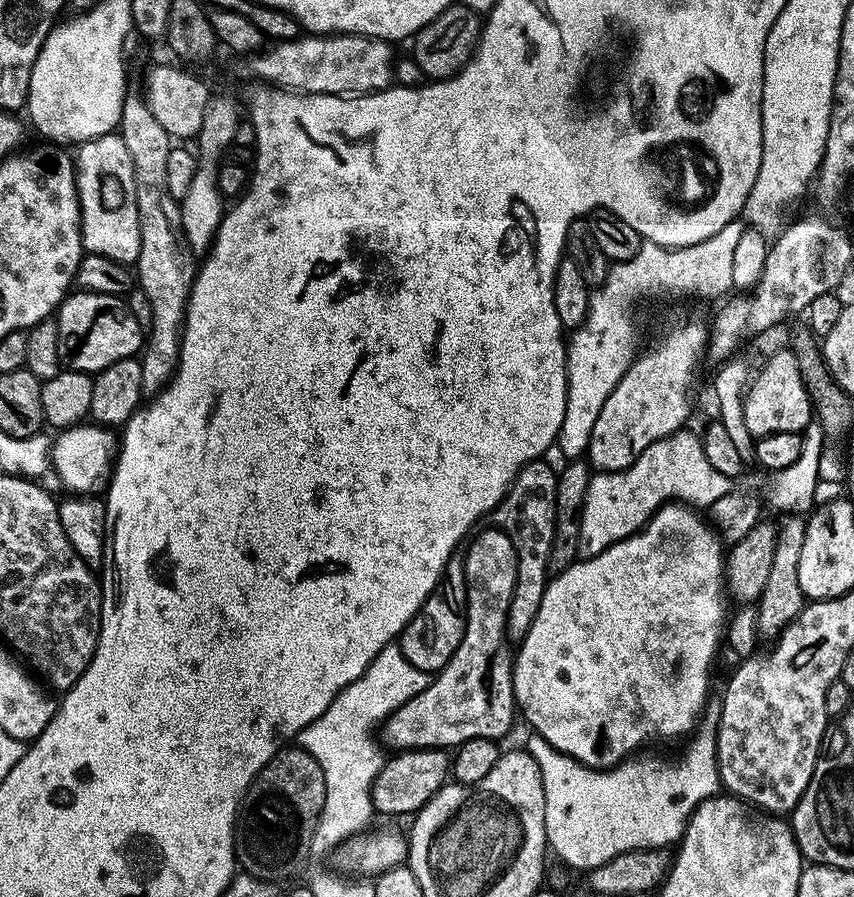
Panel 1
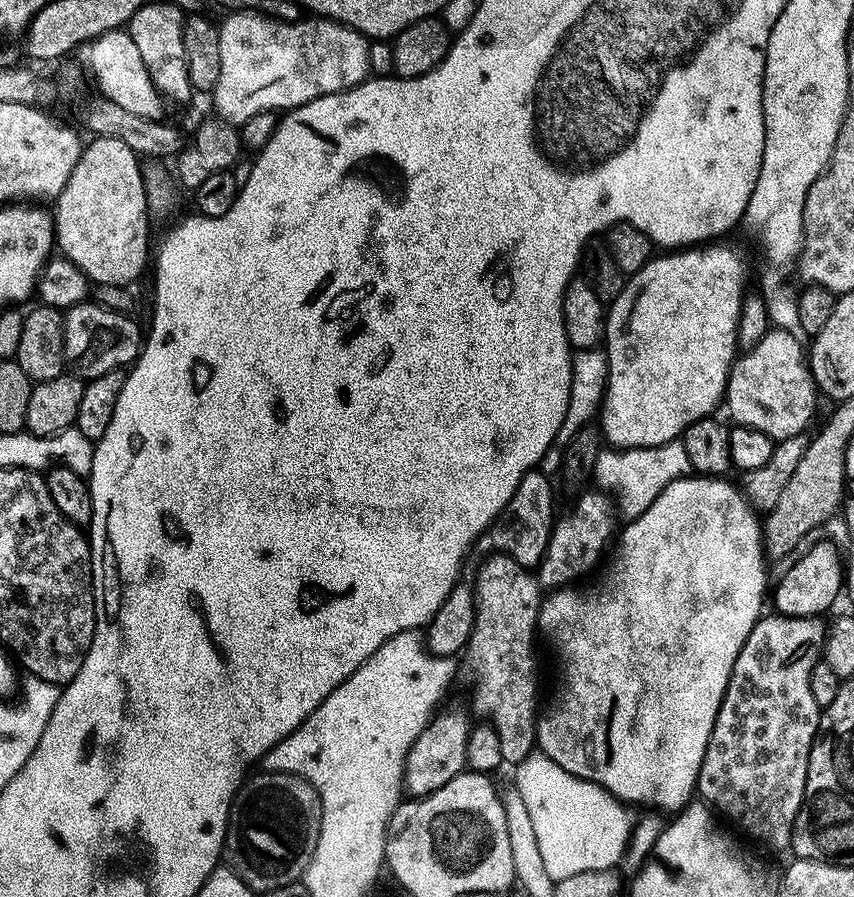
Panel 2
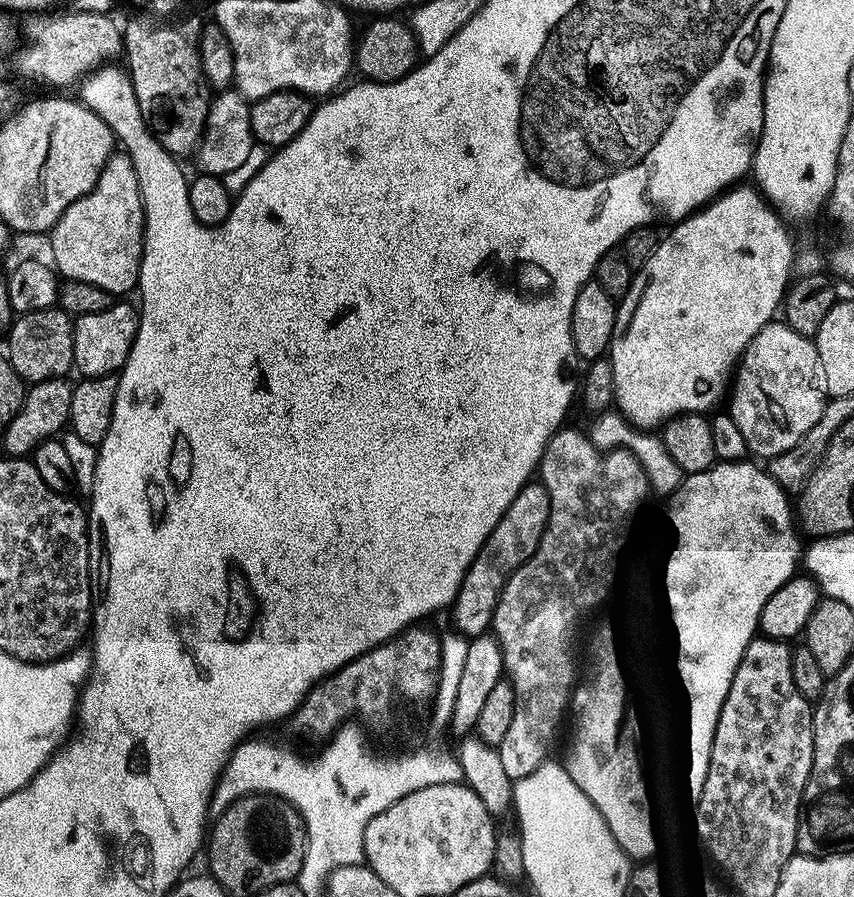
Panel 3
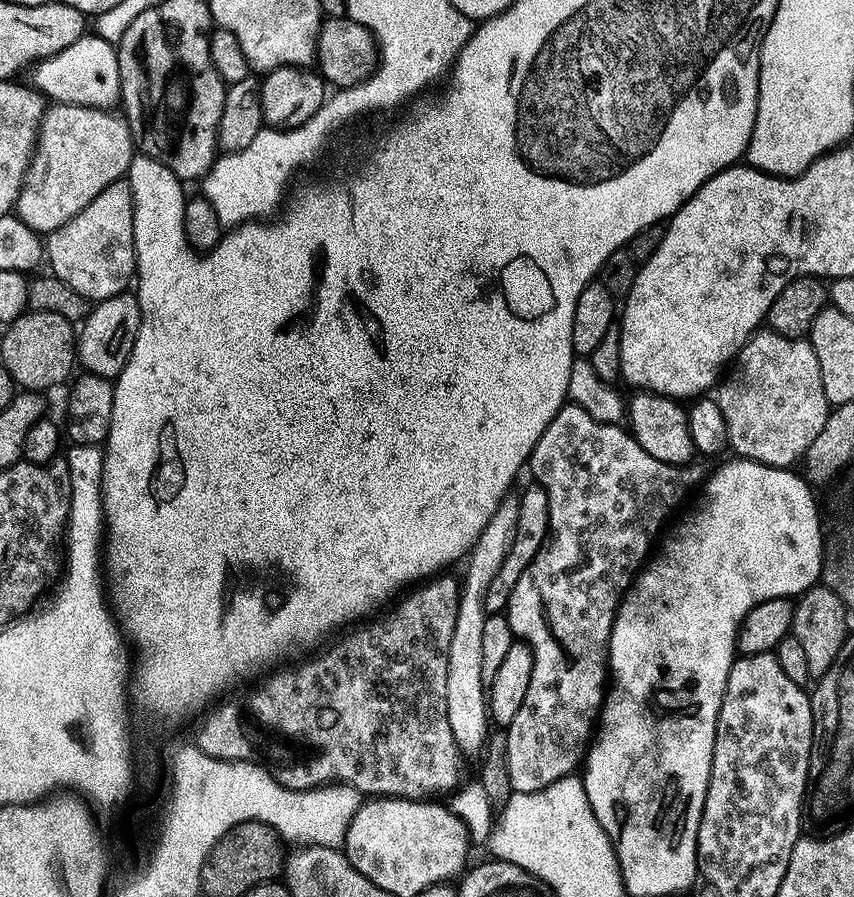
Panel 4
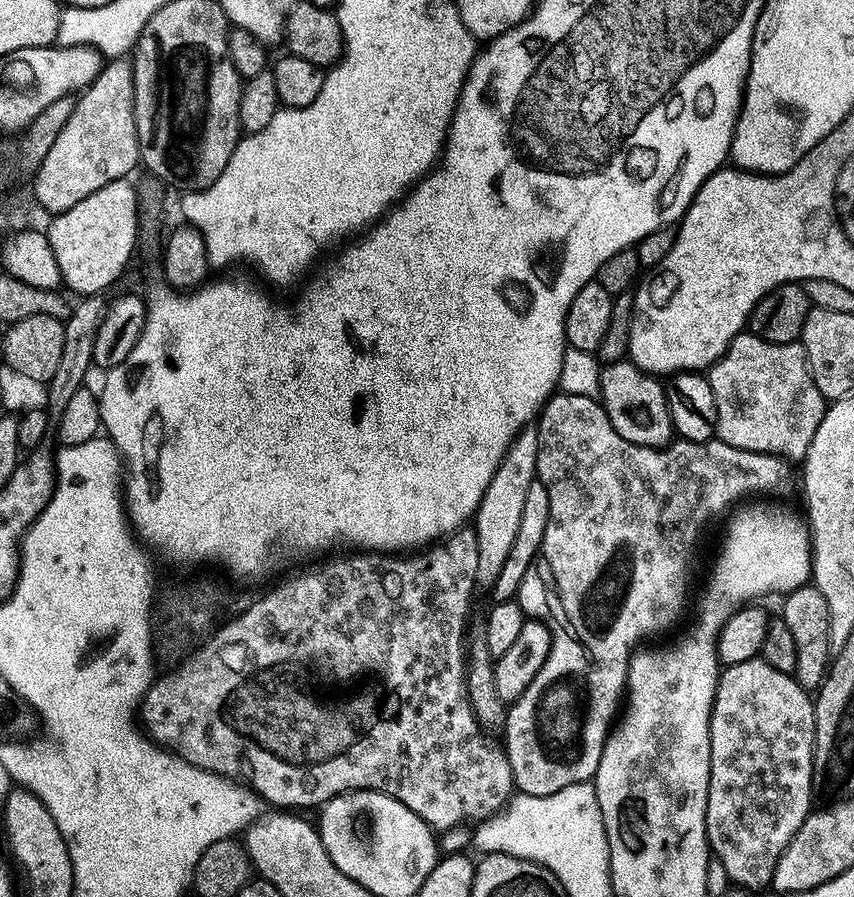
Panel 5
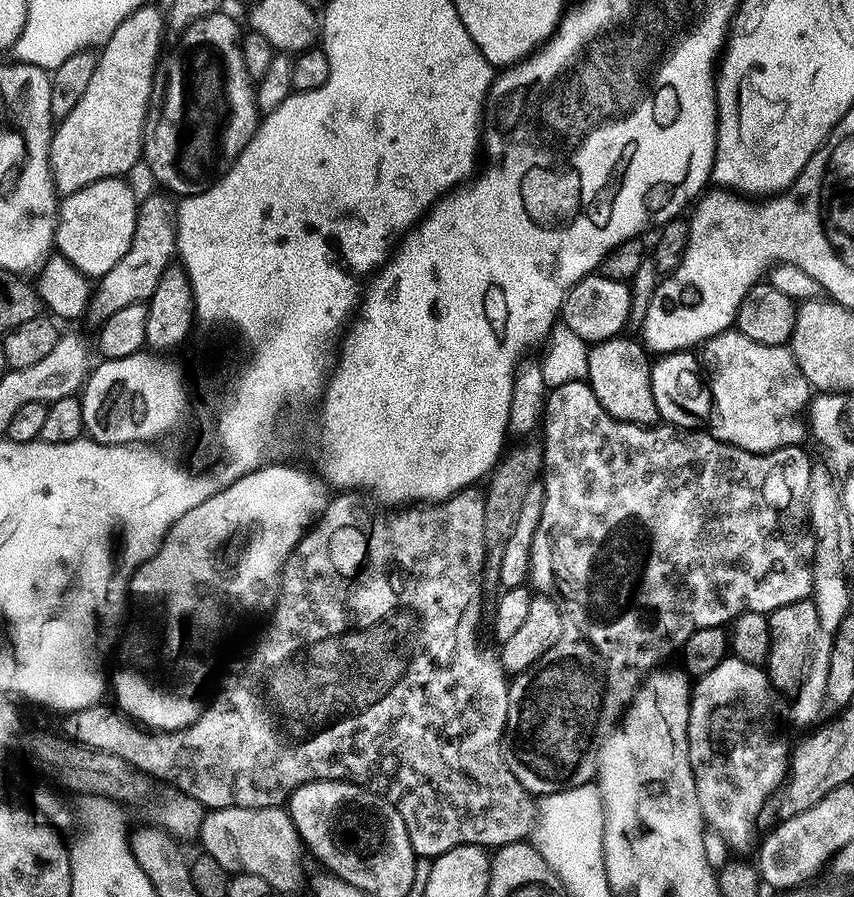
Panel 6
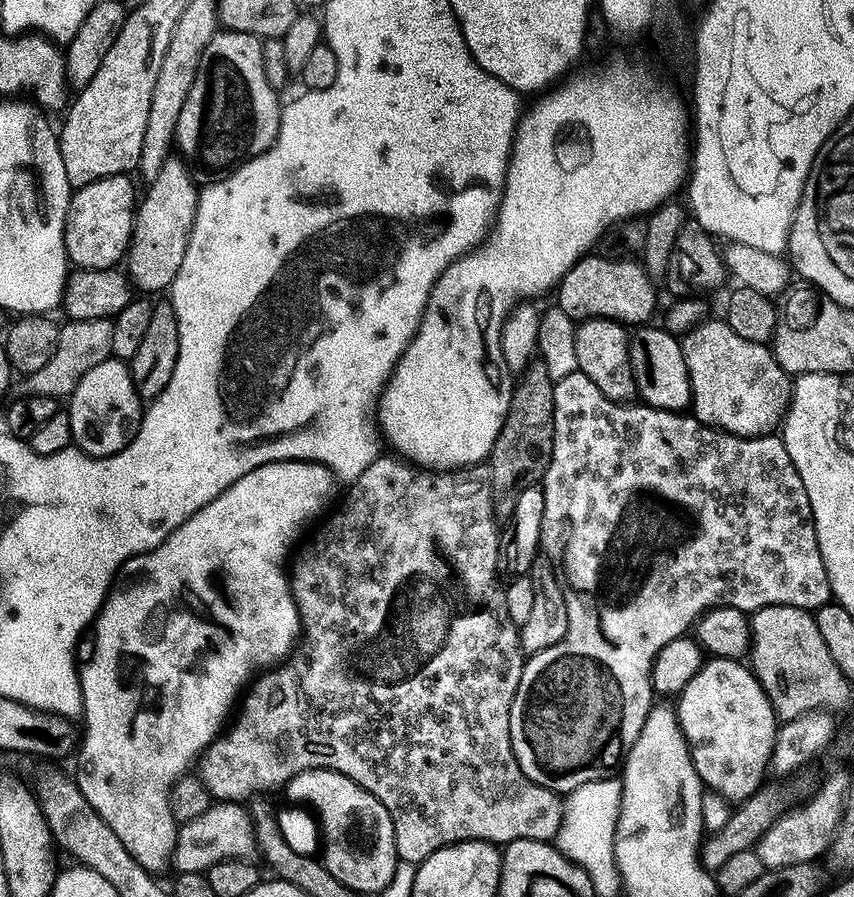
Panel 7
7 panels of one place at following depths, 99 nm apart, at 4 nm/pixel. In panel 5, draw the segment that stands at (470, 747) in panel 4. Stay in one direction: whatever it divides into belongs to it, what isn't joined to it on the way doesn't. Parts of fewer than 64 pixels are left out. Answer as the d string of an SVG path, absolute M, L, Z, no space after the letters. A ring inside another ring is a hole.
M525 425L508 447L482 502L473 517L472 529L478 538L478 567L475 570L476 583L479 587L490 588L501 573L502 565L510 554L514 537L518 534L522 520L523 507L526 506L527 491L535 480L537 468L538 440L535 425Z

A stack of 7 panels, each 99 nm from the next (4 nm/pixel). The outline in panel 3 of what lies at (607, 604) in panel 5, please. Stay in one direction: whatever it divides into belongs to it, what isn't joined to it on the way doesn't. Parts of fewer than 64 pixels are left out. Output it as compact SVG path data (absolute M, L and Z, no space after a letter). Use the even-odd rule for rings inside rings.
M561 427L550 437L540 459L538 480L550 494L550 518L542 542L538 542L538 550L506 582L492 619L491 631L504 652L506 679L514 686L516 695L510 731L498 745L503 769L513 782L526 778L526 774L549 759L548 751L556 744L564 712L566 716L578 684L576 631L580 628L580 619L590 615L611 594L620 572L620 559L632 540L636 519L650 497L646 470L632 454L623 450L601 452L581 429L579 432L568 427Z

